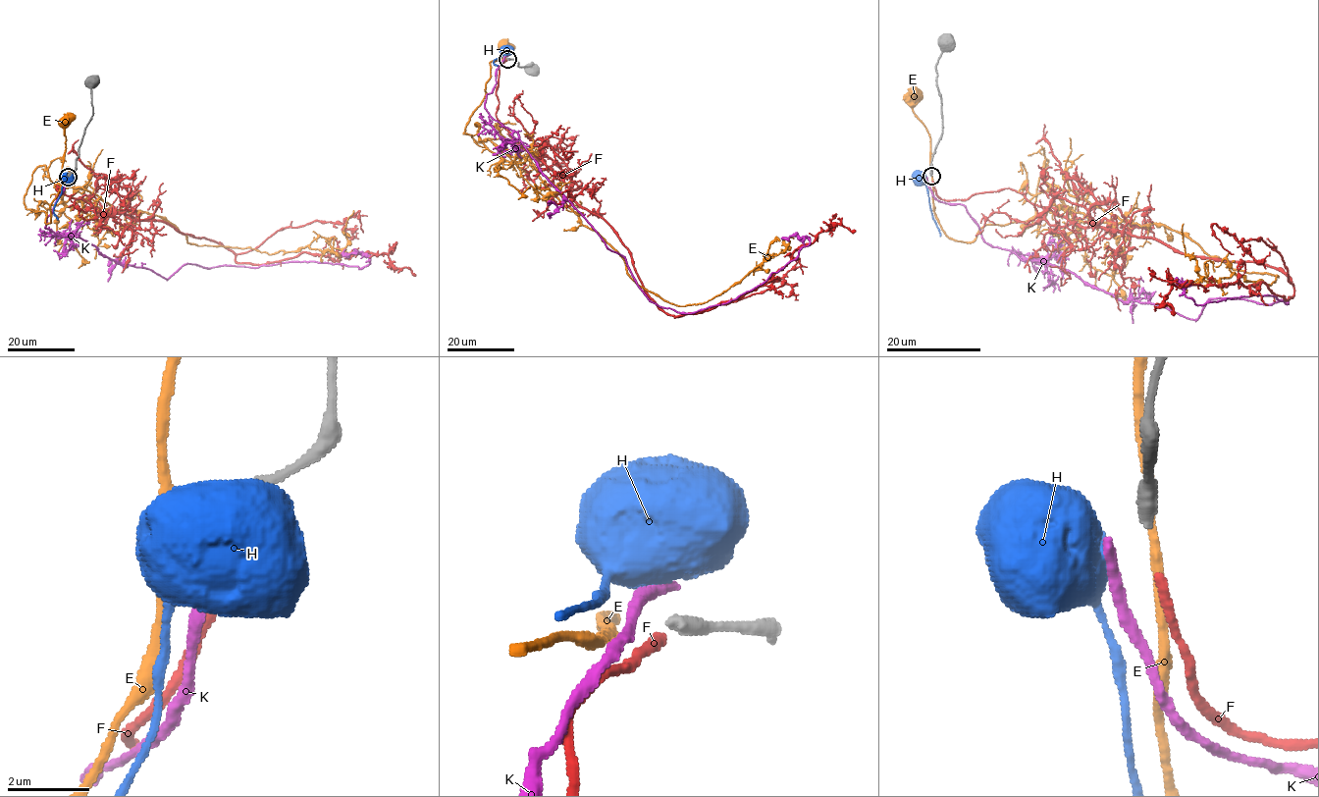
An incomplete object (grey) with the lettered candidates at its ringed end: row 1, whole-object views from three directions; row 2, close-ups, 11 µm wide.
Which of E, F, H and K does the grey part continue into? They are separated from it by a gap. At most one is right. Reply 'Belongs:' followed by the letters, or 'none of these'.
Belongs: F

